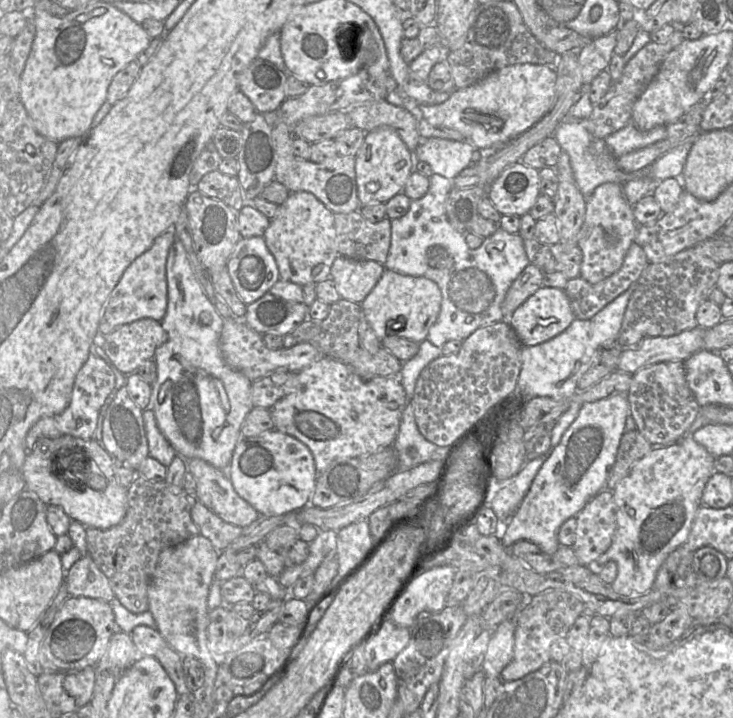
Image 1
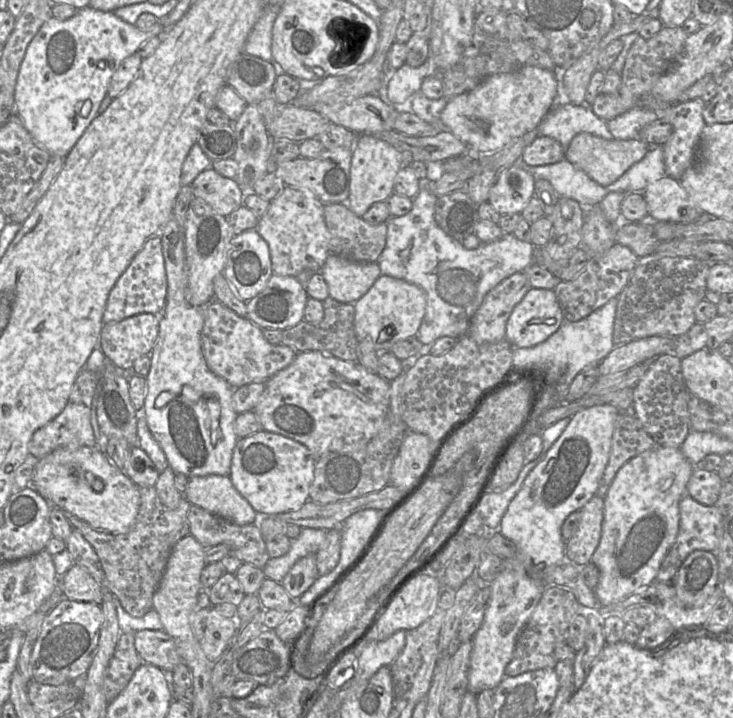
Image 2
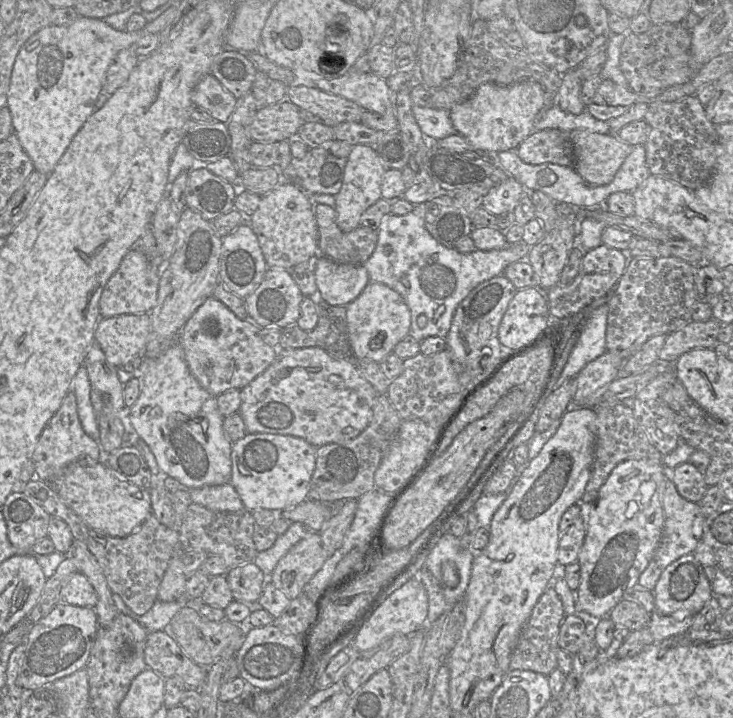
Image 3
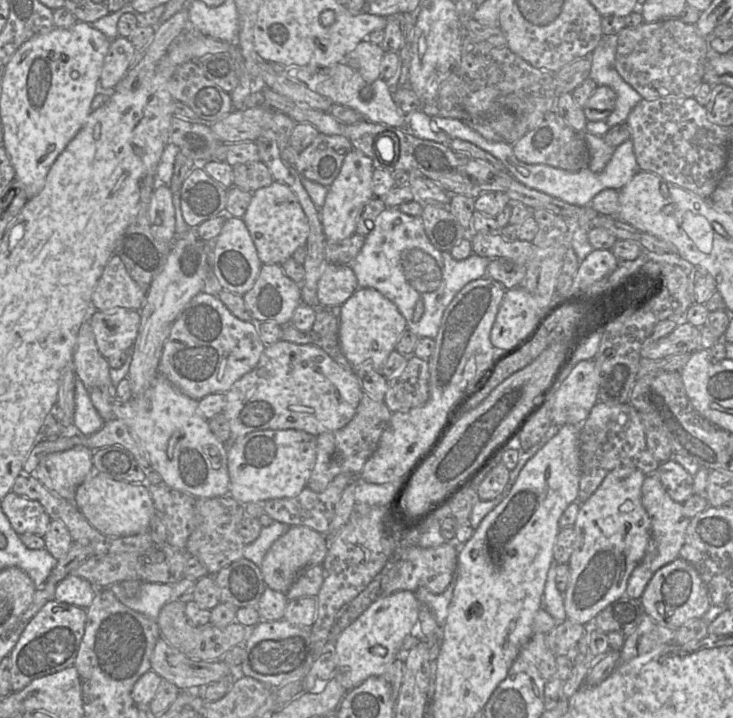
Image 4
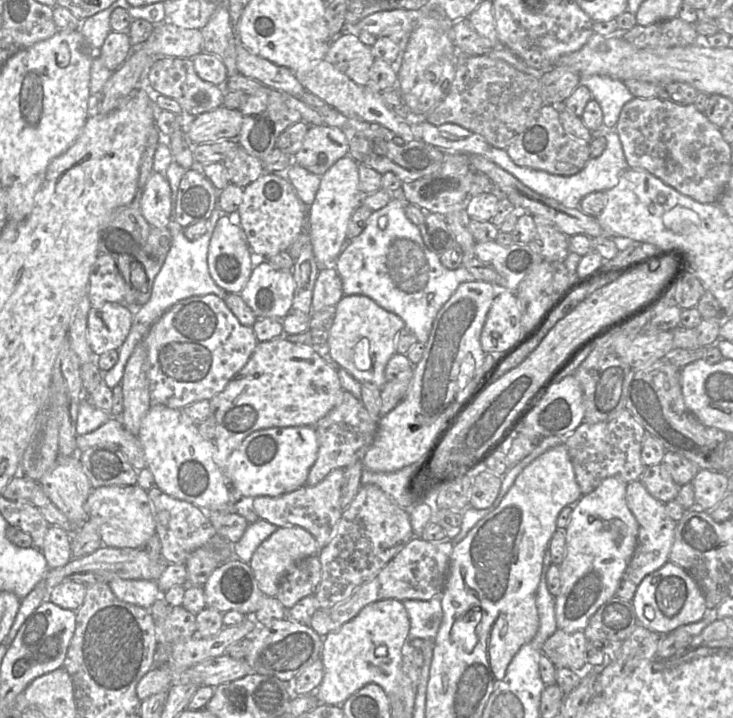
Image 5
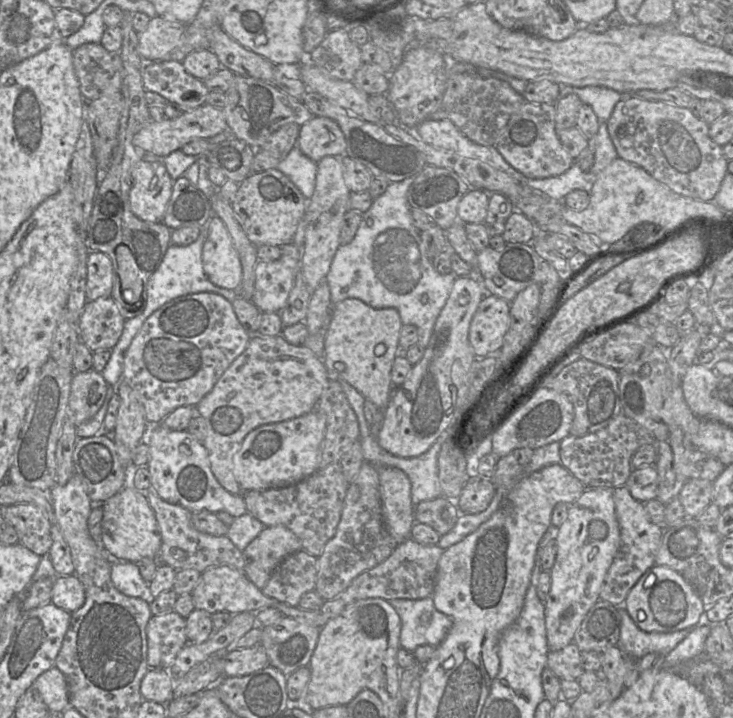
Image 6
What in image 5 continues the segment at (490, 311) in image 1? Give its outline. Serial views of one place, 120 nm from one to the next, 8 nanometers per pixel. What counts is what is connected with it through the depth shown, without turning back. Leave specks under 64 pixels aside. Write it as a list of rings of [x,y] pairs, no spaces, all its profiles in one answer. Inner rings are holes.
[[[401,188],[400,191],[391,192],[396,193],[395,197],[385,207],[372,212],[364,230],[348,240],[333,266],[341,278],[345,296],[364,295],[371,298],[380,307],[398,315],[418,342],[426,343],[433,321],[442,306],[461,283],[474,279],[464,266],[450,270],[441,264],[440,257],[424,244],[419,227],[406,217],[405,205],[408,203],[401,197]]]

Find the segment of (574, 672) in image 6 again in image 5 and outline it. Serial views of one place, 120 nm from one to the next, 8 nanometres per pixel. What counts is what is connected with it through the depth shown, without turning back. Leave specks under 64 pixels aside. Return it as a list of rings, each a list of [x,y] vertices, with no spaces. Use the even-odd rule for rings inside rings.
[[[557,629],[543,644],[542,653],[556,668],[584,671],[588,668],[586,644],[587,639],[583,631],[567,633]]]

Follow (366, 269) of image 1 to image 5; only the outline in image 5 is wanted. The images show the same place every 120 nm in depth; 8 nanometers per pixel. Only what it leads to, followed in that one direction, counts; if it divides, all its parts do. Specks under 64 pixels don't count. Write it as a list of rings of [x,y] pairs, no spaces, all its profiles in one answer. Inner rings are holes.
[[[334,266],[321,269],[313,290],[312,312],[336,306],[343,296],[342,281]]]

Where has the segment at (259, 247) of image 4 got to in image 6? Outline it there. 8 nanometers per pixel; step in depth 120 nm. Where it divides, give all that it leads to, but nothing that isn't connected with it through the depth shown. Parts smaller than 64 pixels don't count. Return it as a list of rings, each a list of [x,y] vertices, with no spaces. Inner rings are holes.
[[[269,169],[251,173],[239,183],[231,206],[252,244],[283,246],[292,243],[297,227],[304,219],[307,201],[285,174],[278,169]]]

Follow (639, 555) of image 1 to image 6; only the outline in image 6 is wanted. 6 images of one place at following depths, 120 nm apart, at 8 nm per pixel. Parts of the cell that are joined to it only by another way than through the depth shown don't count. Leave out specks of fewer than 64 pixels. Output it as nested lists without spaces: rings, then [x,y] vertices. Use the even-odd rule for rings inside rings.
[[[588,488],[570,505],[568,516],[557,528],[557,555],[550,569],[551,587],[545,604],[548,648],[558,651],[573,642],[588,611],[600,599],[605,576],[620,546],[613,489]]]

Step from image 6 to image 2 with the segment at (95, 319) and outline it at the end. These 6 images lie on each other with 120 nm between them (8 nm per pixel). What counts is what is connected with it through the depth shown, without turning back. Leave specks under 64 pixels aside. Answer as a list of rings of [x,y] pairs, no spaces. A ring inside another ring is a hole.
[[[140,313],[121,321],[104,323],[97,348],[117,367],[131,369],[138,358],[150,355],[159,335],[159,327],[160,315],[151,313]]]

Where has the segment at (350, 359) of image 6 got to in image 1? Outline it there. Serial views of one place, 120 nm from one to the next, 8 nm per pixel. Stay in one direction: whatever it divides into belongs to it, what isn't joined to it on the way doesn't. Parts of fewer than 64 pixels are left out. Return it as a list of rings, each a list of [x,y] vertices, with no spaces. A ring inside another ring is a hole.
[[[385,269],[360,305],[365,319],[381,341],[386,337],[399,337],[421,343],[438,318],[441,302],[441,290],[434,281]]]

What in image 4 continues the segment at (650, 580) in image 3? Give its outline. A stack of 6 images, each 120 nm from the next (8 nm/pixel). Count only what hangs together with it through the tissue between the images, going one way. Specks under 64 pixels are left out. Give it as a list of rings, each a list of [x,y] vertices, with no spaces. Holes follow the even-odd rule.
[[[656,471],[646,475],[644,479],[642,504],[650,517],[651,530],[645,555],[632,571],[626,587],[625,595],[634,599],[641,598],[648,582],[658,569],[679,557],[690,522],[690,519],[683,514],[682,503],[674,501],[669,496]]]

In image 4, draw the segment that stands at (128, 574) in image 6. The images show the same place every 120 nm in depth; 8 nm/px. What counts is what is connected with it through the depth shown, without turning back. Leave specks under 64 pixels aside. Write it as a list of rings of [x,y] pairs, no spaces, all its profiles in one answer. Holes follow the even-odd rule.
[[[142,582],[137,596],[133,598],[126,596],[121,583],[113,583],[109,588],[122,604],[157,622],[161,608],[170,601],[172,586]]]

